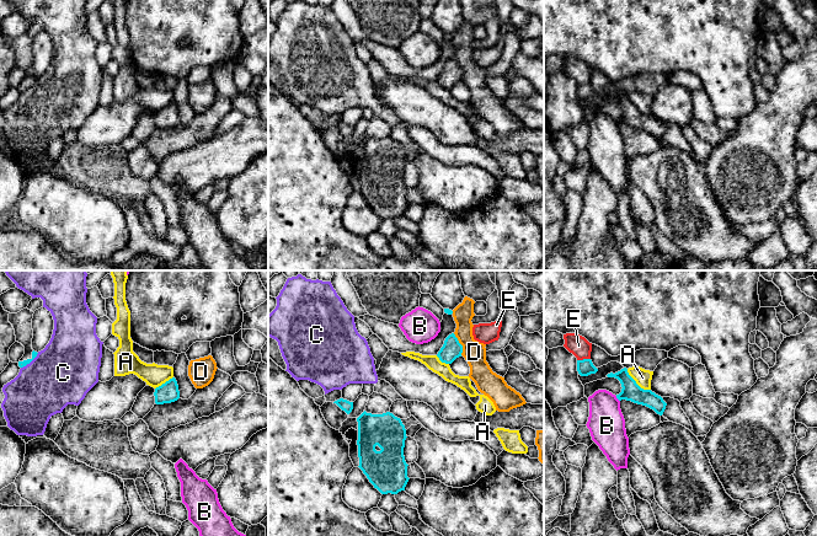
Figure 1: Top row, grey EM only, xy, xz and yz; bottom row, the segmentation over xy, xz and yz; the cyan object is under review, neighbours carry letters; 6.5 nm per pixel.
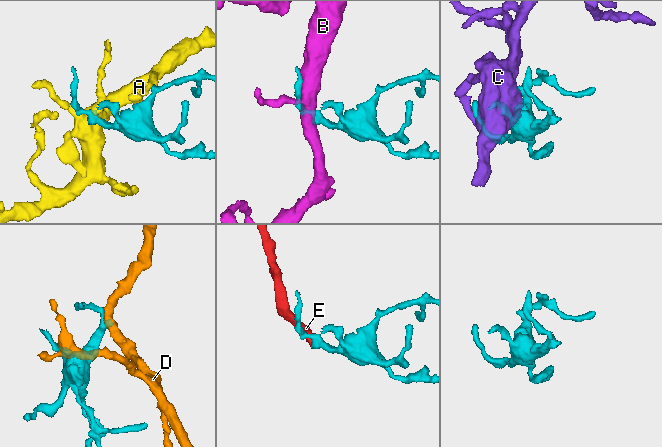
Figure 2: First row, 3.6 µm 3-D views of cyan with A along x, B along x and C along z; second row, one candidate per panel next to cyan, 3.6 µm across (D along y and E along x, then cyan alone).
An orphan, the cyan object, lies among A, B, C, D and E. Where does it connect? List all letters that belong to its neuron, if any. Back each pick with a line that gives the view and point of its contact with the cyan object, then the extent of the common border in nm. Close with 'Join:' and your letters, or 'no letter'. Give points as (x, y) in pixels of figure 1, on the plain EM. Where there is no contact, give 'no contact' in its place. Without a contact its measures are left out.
E: contact yz (583, 84); length 90 nm
Join: E

